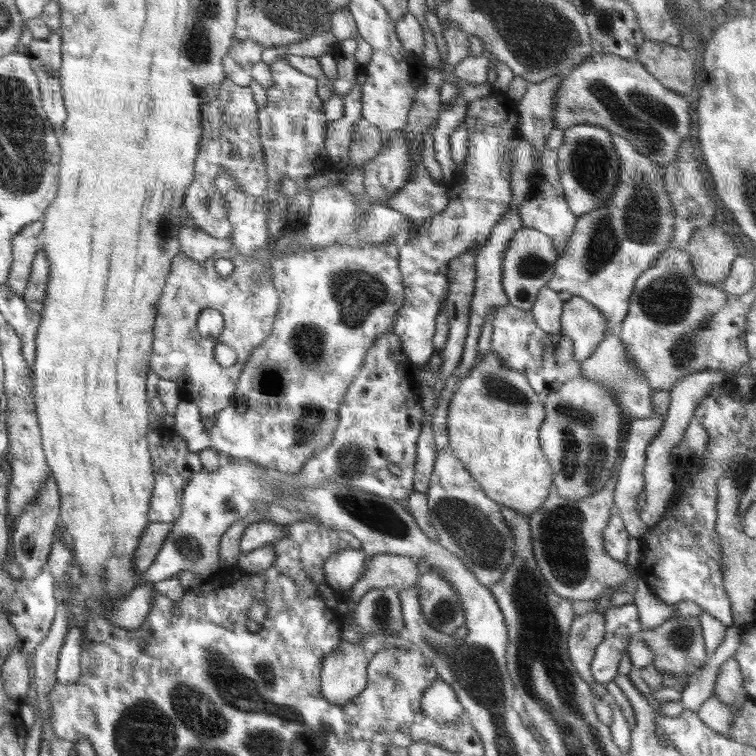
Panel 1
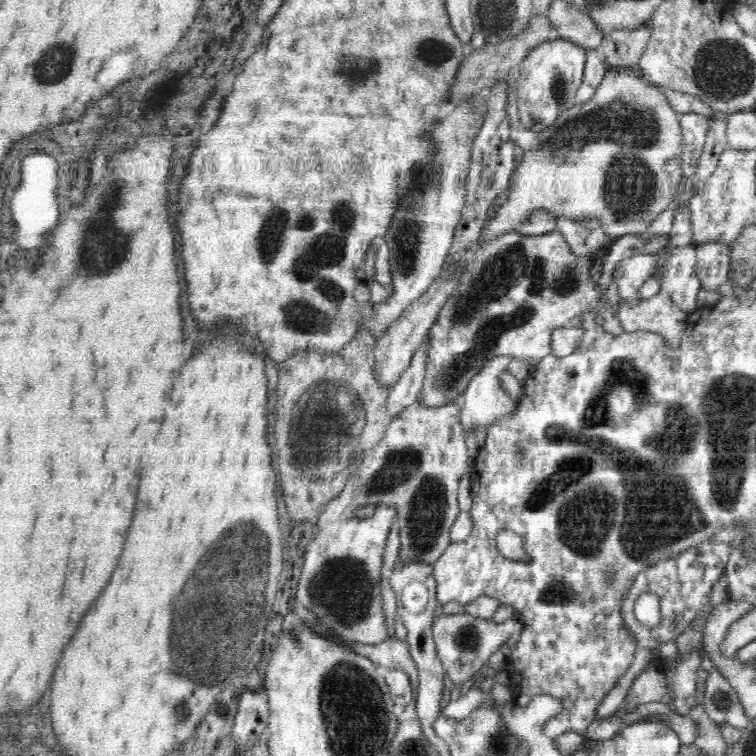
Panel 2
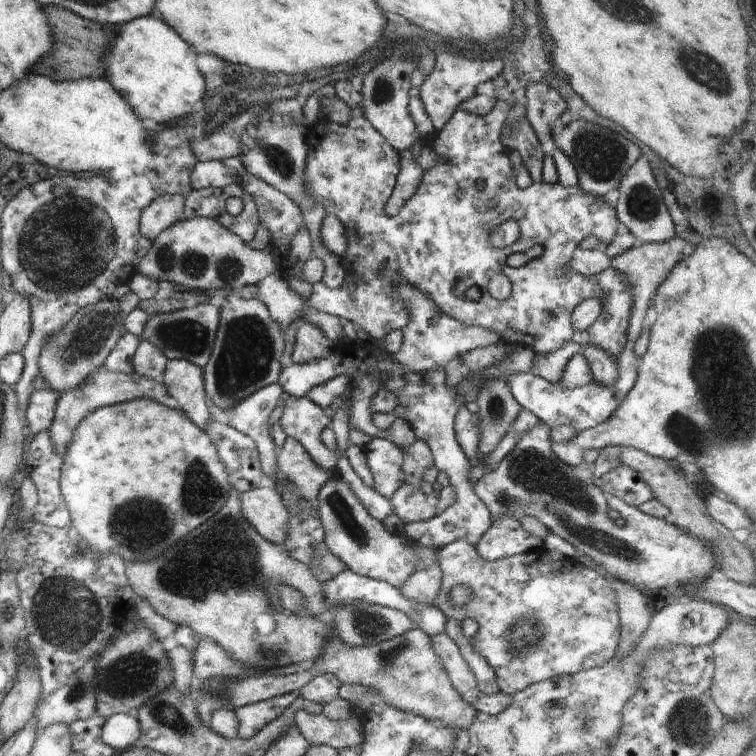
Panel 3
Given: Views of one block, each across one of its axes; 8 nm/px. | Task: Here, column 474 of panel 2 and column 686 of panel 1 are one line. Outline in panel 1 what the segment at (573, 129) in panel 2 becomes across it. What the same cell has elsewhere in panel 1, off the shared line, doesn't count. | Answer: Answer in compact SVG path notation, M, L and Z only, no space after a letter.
M706 225L692 233L685 246L696 278L701 283L720 284L726 280L738 249L721 227Z

